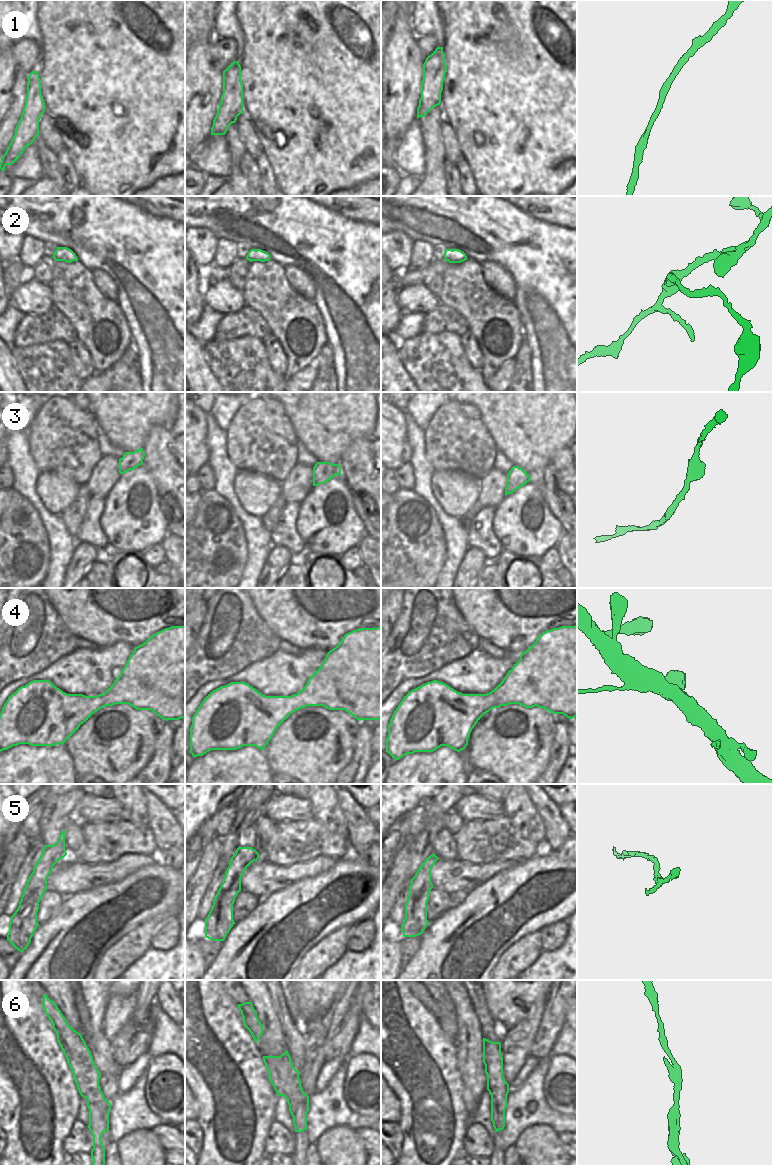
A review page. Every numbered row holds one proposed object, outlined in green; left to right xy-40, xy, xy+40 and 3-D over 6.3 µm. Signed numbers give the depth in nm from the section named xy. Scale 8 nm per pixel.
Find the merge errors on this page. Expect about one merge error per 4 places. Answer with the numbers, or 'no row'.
2, 6

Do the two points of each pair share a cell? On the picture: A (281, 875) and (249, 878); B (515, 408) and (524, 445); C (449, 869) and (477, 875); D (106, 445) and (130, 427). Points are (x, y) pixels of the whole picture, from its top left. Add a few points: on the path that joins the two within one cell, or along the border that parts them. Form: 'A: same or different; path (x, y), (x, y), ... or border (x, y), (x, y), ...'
A: same; path (273, 878), (257, 878)
B: same; path (524, 417), (524, 436)
C: same; path (454, 875), (470, 875)
D: different; border (98, 424), (106, 437), (124, 452)

